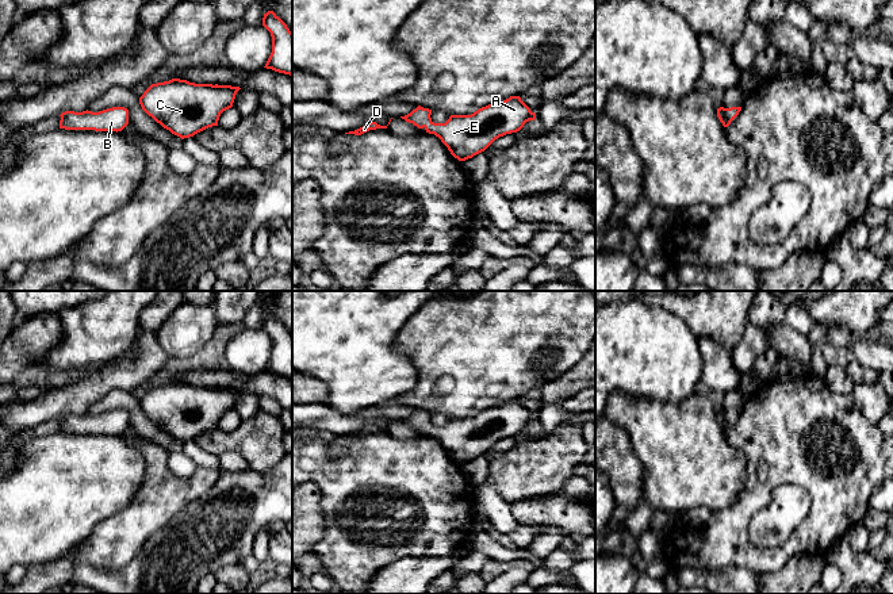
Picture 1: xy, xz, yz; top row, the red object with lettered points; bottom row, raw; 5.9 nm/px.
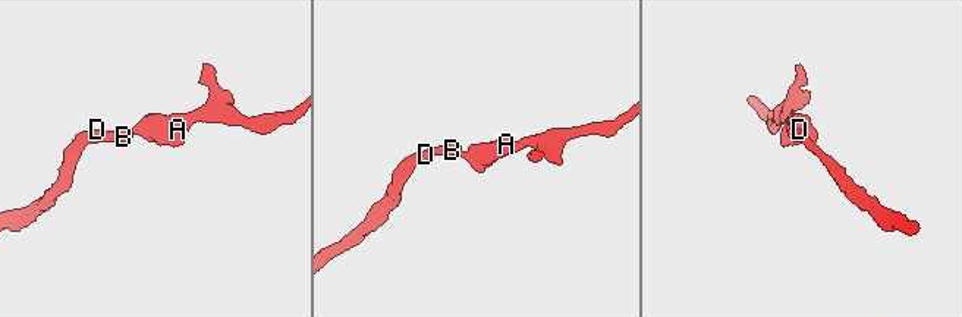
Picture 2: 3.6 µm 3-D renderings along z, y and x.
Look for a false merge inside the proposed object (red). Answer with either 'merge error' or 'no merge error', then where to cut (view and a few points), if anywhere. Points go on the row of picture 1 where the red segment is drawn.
no merge error; no cut

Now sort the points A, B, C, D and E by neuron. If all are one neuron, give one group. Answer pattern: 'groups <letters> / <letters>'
groups A B C D E

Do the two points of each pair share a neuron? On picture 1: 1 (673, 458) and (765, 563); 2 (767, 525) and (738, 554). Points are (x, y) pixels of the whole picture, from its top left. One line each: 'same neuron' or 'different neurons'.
1: different neurons
2: different neurons

